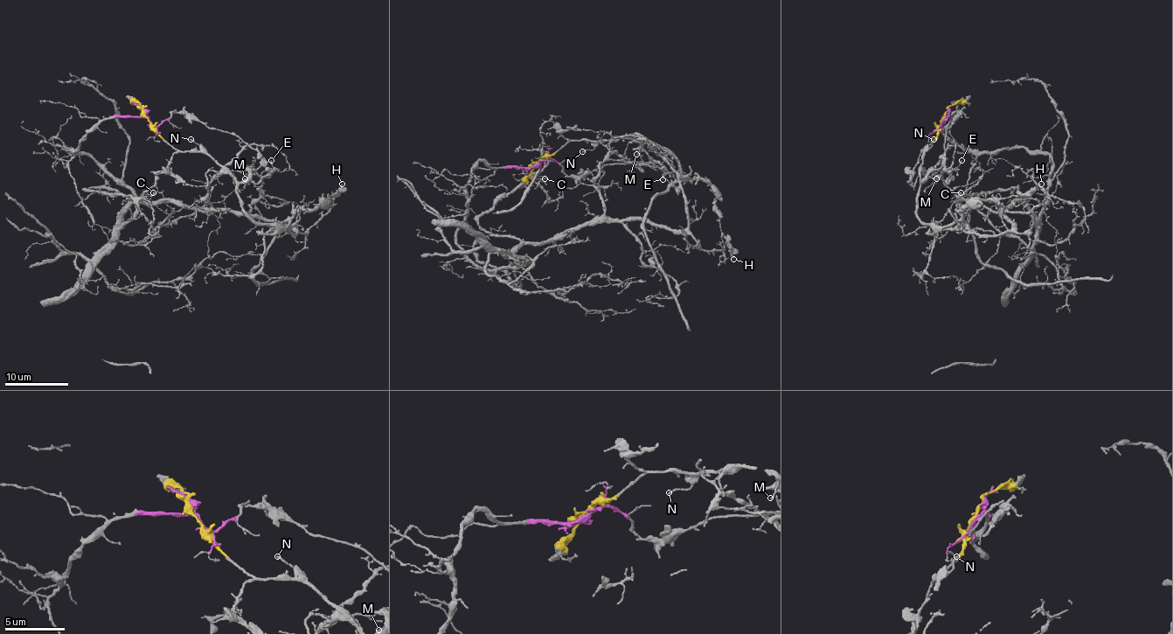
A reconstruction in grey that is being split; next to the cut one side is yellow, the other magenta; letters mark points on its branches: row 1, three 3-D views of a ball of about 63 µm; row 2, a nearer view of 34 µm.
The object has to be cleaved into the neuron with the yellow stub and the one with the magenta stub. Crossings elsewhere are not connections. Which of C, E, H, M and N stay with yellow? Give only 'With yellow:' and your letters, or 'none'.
With yellow: E, H, M, N

